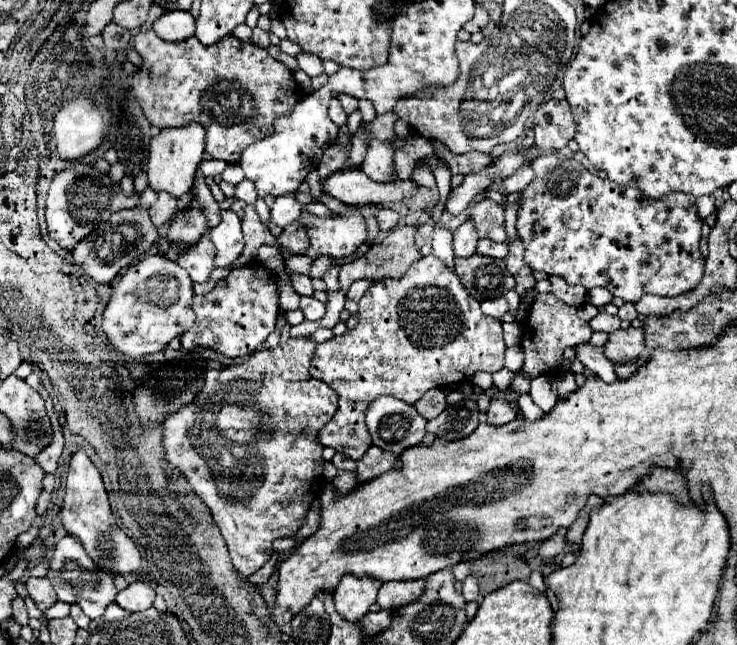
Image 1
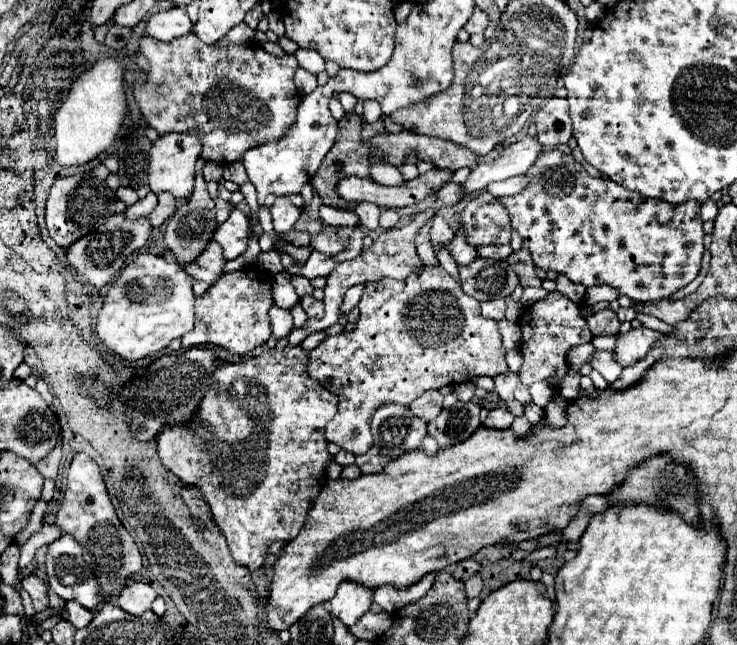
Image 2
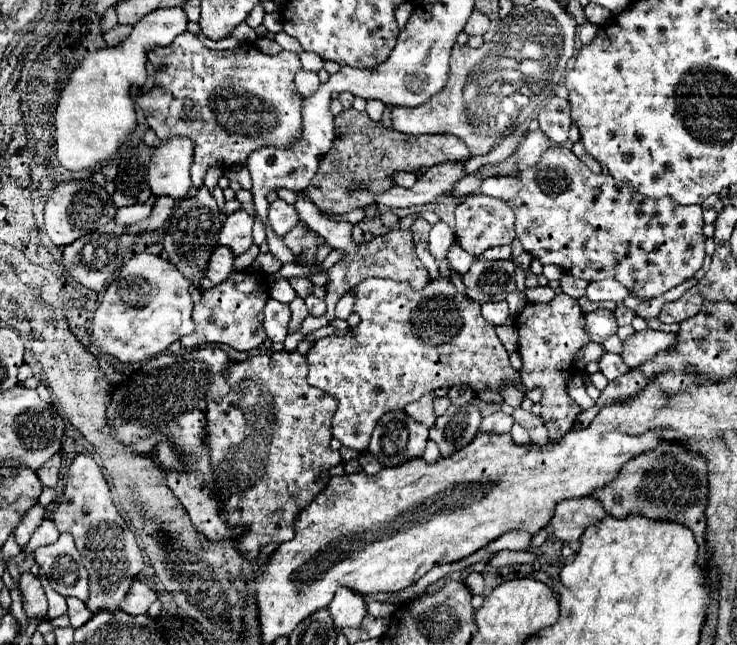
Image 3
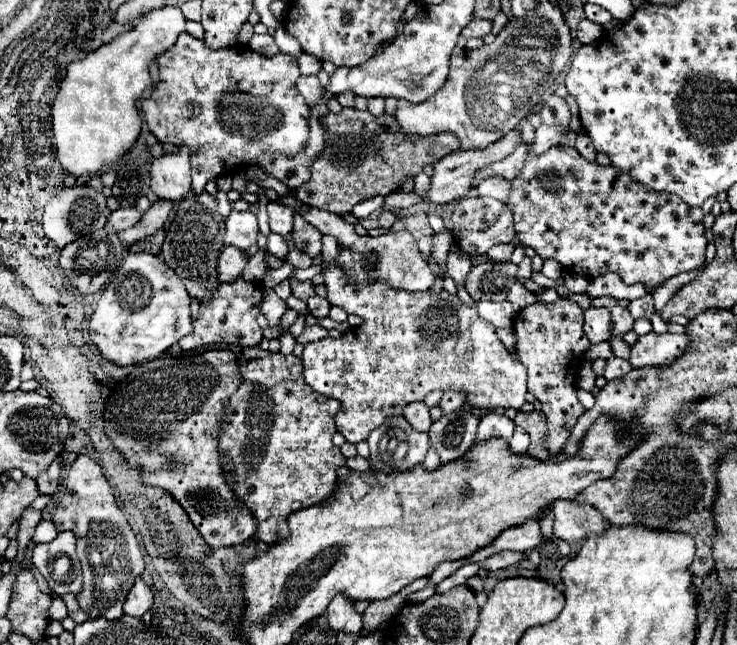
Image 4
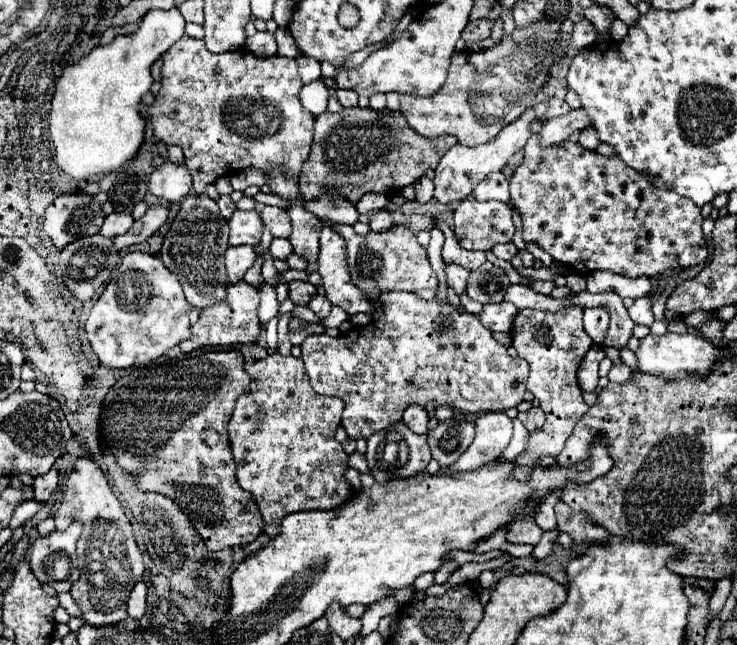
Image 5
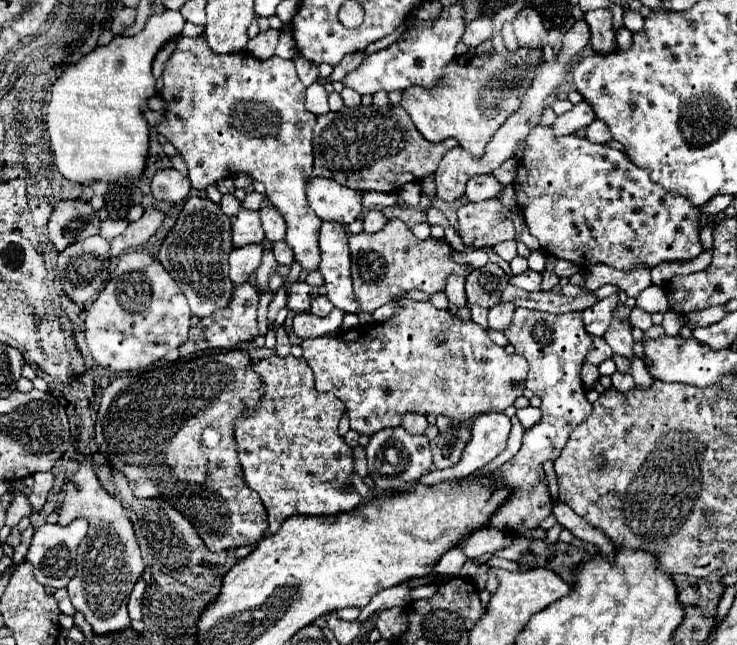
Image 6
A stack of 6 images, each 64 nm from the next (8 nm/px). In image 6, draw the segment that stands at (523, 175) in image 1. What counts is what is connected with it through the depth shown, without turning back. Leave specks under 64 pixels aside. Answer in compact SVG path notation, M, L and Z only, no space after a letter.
M490 174L486 178L470 178L466 184L466 198L470 202L480 202L488 198L500 198L504 186Z

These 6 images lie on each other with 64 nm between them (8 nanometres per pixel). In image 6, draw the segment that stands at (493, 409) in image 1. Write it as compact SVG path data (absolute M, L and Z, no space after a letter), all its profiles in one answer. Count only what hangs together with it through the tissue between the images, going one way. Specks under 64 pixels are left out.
M502 412L482 414L474 420L472 426L472 440L462 452L460 462L448 470L435 470L420 479L421 484L427 486L448 480L448 478L464 478L492 462L508 442L510 434L510 418Z

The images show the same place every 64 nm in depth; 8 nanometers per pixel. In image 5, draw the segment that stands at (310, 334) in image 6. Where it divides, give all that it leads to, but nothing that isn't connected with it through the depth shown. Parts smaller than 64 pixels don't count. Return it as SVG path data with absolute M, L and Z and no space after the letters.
M332 306L332 310L330 310L328 318L324 318L322 326L324 326L324 328L338 328L338 326L340 326L344 320L348 320L348 314L346 314L342 308Z

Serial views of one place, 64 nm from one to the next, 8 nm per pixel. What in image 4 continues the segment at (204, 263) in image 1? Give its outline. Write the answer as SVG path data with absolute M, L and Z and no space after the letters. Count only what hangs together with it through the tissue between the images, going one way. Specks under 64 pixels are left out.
M224 246L218 256L218 280L220 282L234 282L248 264L246 252L234 250L234 246Z

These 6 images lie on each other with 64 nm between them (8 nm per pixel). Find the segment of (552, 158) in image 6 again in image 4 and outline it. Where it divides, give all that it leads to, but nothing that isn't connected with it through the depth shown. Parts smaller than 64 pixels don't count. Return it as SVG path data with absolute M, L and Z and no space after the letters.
M554 146L542 156L526 156L524 168L518 178L512 180L512 192L508 206L514 212L514 228L522 246L536 250L542 260L554 258L570 272L596 278L614 272L626 284L644 284L648 292L662 286L668 278L680 272L692 272L704 264L706 236L704 236L704 212L694 206L686 206L674 194L654 194L644 186L638 186L630 176L614 170L614 166L598 166L584 160L572 146Z

